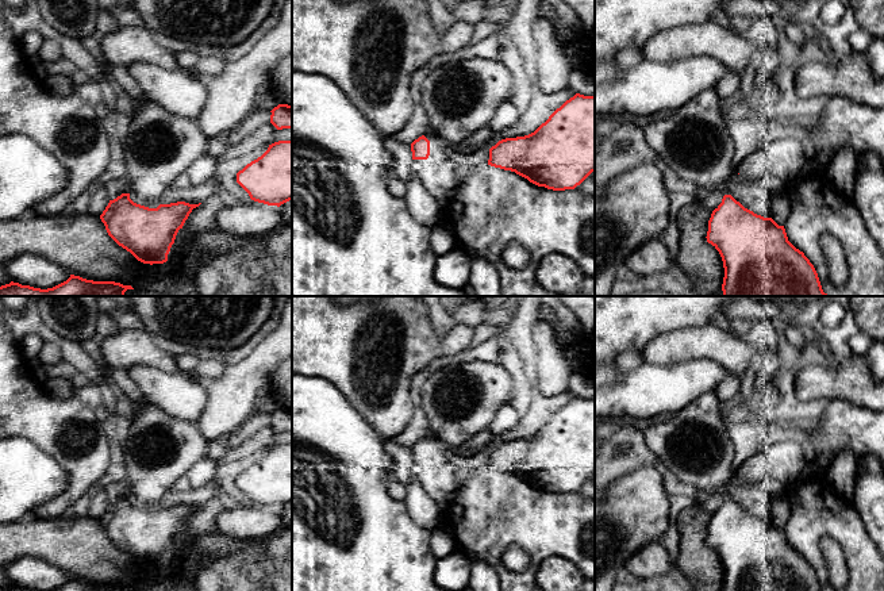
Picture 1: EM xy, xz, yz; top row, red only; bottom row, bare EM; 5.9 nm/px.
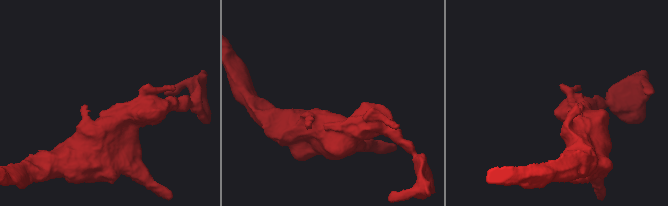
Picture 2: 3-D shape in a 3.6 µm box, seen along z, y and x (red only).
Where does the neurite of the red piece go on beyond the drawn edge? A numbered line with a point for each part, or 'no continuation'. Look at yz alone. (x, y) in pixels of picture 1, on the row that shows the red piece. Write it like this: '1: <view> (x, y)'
no continuation

